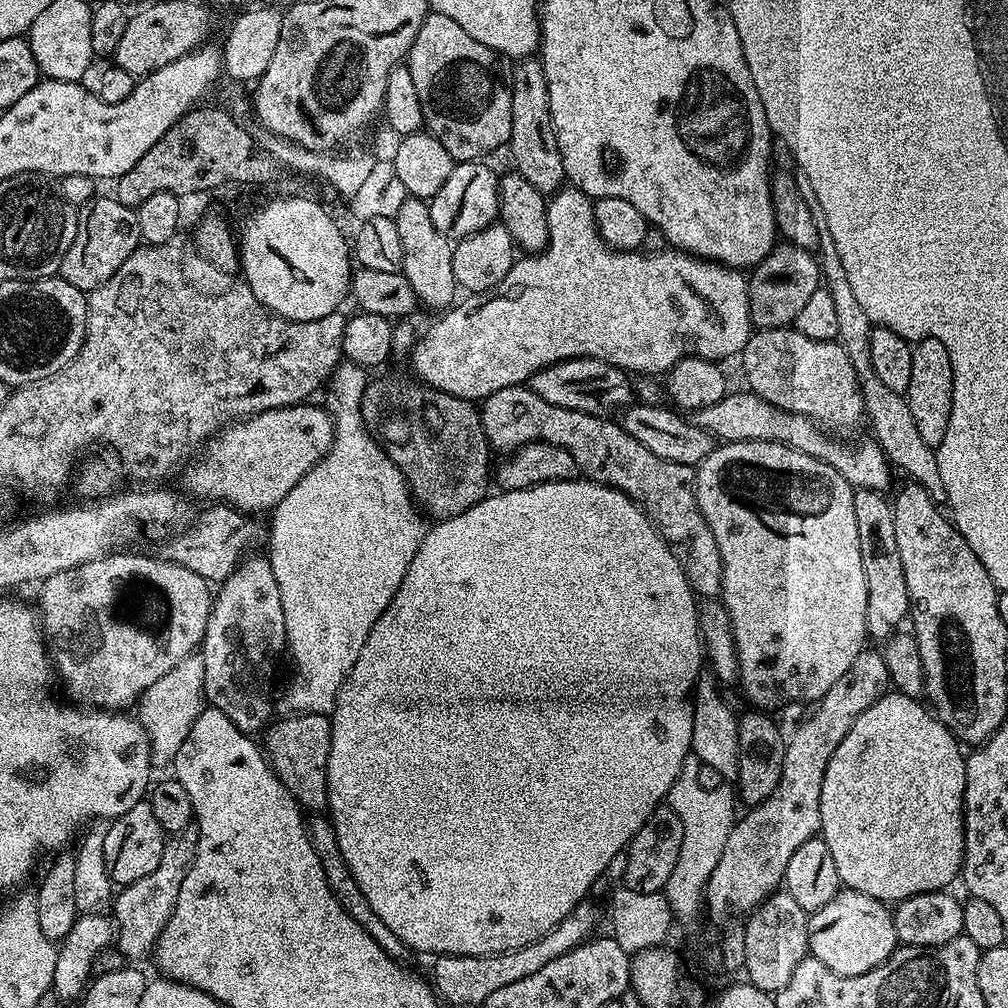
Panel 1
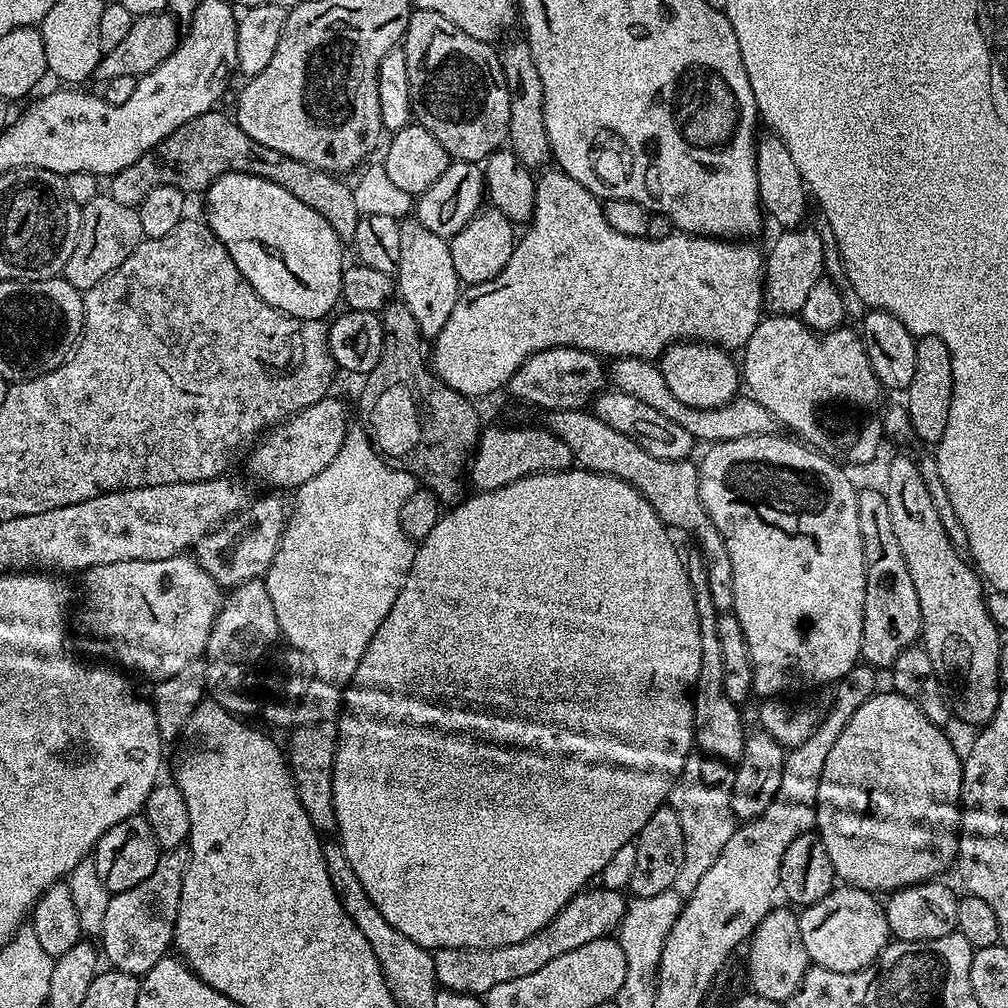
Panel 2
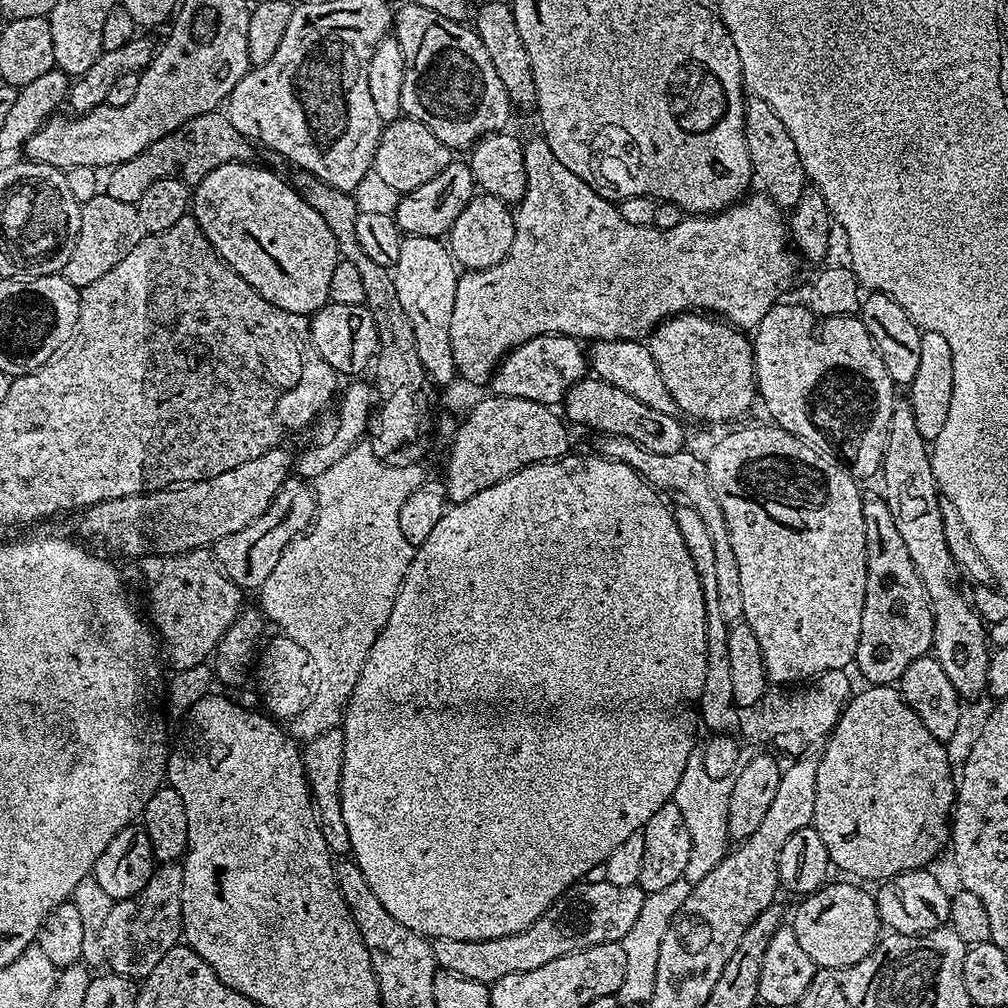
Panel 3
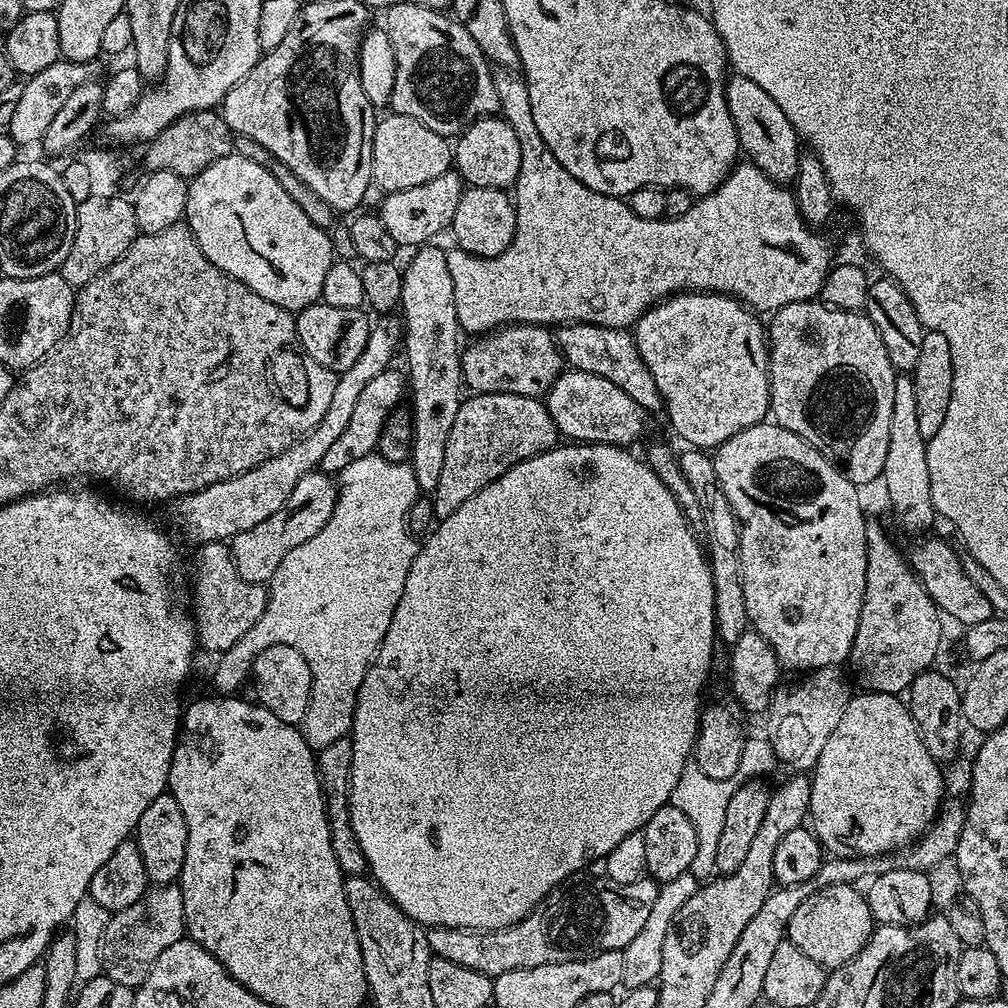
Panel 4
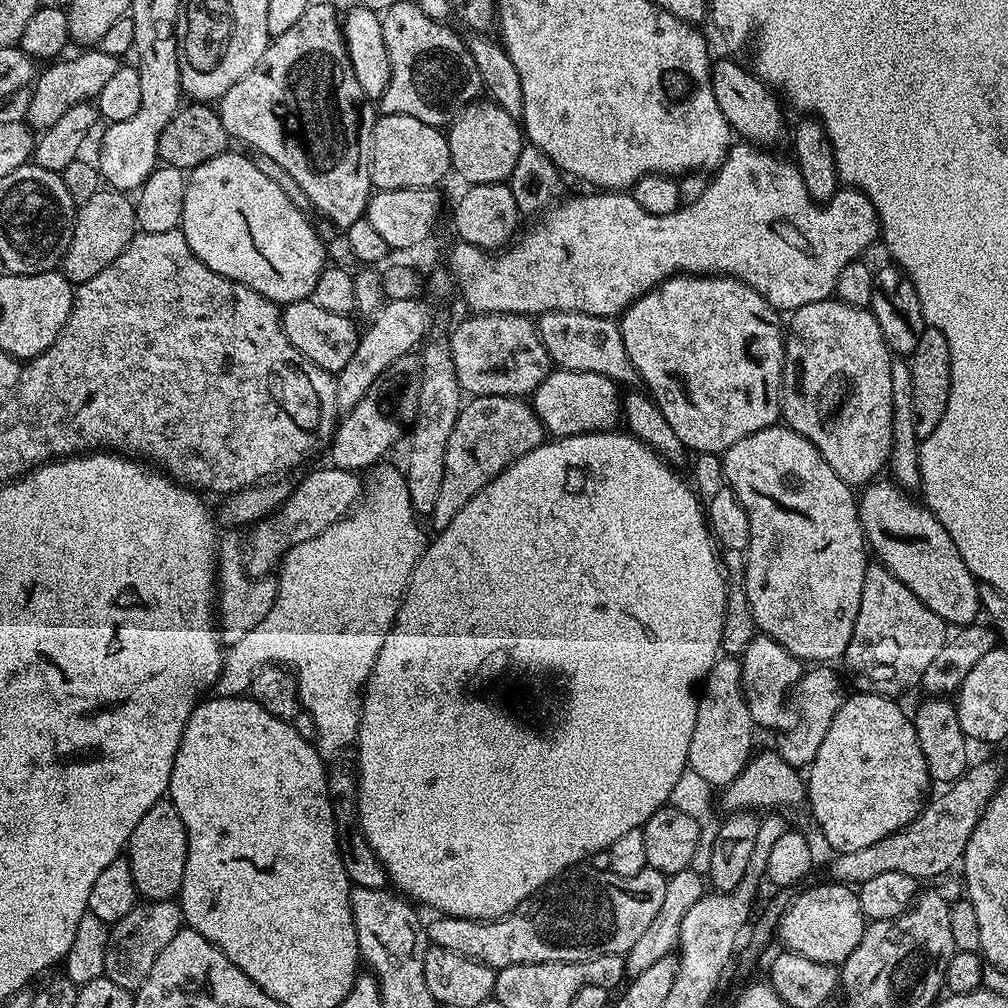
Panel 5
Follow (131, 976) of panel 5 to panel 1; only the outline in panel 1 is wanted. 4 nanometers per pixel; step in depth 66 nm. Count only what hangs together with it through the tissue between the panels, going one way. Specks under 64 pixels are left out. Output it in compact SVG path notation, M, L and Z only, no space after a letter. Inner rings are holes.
M194 826L171 833L164 841L162 862L158 862L155 870L146 874L146 878L138 878L138 882L121 887L115 893L110 904L110 912L114 917L114 944L129 961L140 962L136 960L155 949L156 939L162 934L166 922L170 922L170 914L176 908L178 890L182 890L182 882L196 857L199 837L200 831Z

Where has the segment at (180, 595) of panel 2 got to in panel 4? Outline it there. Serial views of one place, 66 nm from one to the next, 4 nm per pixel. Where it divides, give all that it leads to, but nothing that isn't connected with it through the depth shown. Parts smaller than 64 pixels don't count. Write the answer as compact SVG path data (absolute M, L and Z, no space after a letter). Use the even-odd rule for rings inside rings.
M217 542L214 544L200 544L198 550L200 550L200 553L196 556L196 581L192 584L192 604L196 607L196 612L194 611L194 631L196 639L199 647L203 649L203 651L205 648L208 652L216 652L215 654L227 654L231 652L234 645L238 643L238 641L241 640L241 638L244 637L255 624L258 623L258 621L262 618L262 614L268 609L268 590L265 585L255 584L254 582L246 582L246 578L242 578L238 574L236 564L232 561L232 553L227 543Z

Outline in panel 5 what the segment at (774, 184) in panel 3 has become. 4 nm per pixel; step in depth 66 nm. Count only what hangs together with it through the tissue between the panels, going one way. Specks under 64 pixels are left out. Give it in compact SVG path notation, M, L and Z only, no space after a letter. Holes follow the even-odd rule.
M717 59L712 65L712 85L718 110L722 110L722 114L737 137L748 142L759 142L764 146L776 146L772 144L778 143L784 132L781 101L777 93L765 84L755 71L748 69L747 72L742 65L735 64L732 60Z

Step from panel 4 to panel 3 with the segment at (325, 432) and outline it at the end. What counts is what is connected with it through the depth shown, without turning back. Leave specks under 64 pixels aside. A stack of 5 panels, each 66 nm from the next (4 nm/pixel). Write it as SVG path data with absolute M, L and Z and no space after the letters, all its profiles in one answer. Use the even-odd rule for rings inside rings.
M283 447L271 448L266 454L262 454L262 458L254 458L234 470L226 470L226 474L214 474L214 478L177 484L176 487L164 488L161 492L143 492L141 496L98 502L79 513L80 521L76 524L80 531L79 539L89 545L105 544L109 553L117 552L120 556L136 556L135 558L143 558L151 552L161 556L176 556L180 552L193 552L196 548L214 546L222 538L226 538L226 534L235 534L242 530L242 526L250 526L250 522L266 514L284 483L290 479L294 468L293 453L284 451Z

